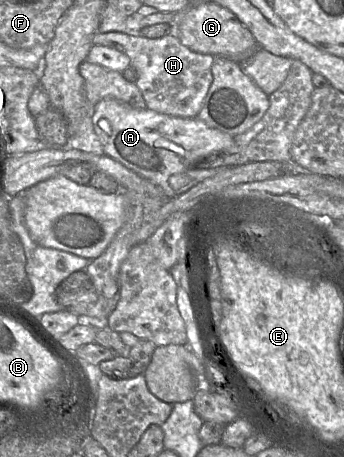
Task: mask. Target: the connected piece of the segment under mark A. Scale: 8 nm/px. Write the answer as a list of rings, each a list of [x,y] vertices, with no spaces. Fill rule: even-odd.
[[[114,98],[102,99],[94,106],[93,128],[104,155],[159,185],[166,198],[195,186],[194,180],[186,175],[189,168],[234,145],[233,136],[209,127],[197,117],[173,117],[148,108],[137,109]]]

